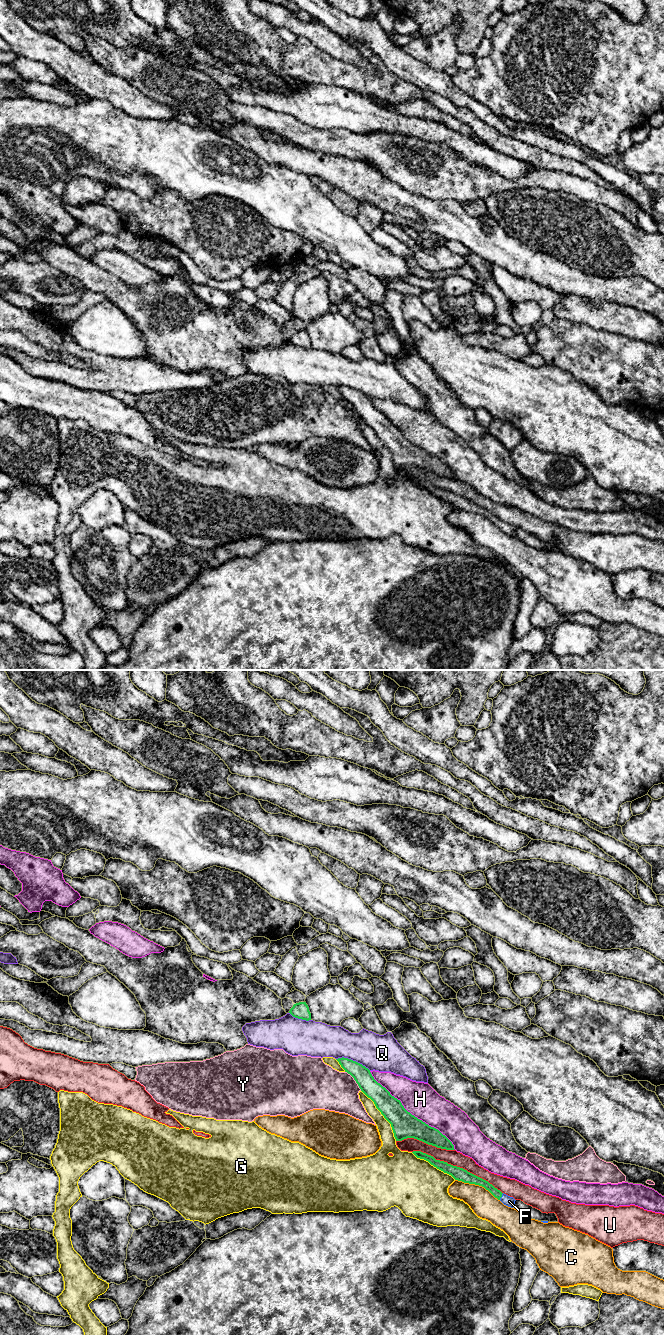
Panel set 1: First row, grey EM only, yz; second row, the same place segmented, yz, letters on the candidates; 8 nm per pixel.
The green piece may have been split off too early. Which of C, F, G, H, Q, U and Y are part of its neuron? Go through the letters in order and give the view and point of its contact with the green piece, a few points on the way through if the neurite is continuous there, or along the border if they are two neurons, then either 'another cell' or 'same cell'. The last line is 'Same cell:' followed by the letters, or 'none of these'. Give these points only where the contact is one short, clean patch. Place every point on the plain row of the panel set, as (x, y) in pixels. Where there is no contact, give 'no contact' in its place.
C: meets green in yz at (477, 512); another cell
F: meets green in yz at (501, 524); runs through yz (476, 508), (486, 512), (501, 524), (509, 529); same cell
G: meets green in yz at (382, 442); another cell
H: meets green in yz at (411, 442); another cell
Q: meets green in yz at (352, 388); another cell
U: meets green in yz at (456, 494); another cell
Y: meets green in yz at (354, 407); another cell
Same cell: F

